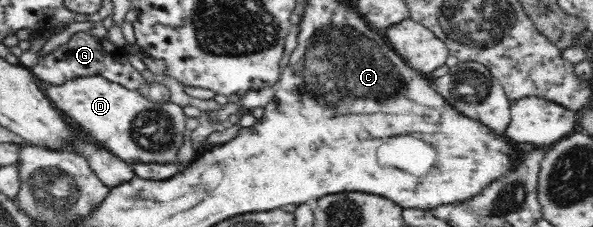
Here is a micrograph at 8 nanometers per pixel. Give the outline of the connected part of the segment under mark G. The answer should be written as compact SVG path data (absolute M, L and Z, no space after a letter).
M86 31L71 34L71 38L65 44L61 44L53 52L41 56L38 64L35 64L35 67L31 69L41 84L57 84L74 76L95 75L107 77L107 80L122 84L131 90L137 90L139 86L148 82L141 71L131 66L125 48L115 46L106 36L95 36L95 34L89 34Z

